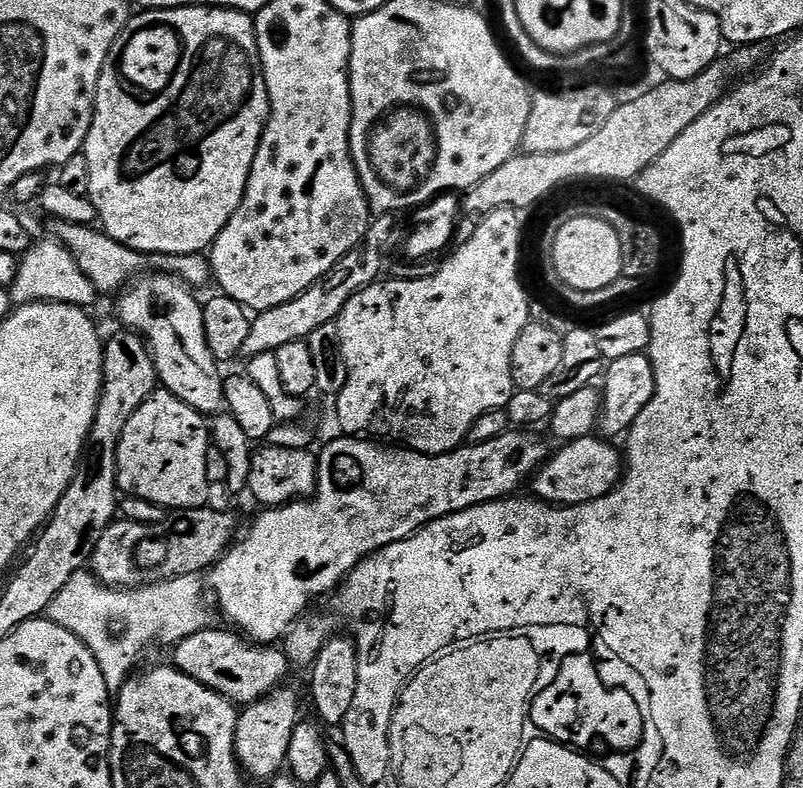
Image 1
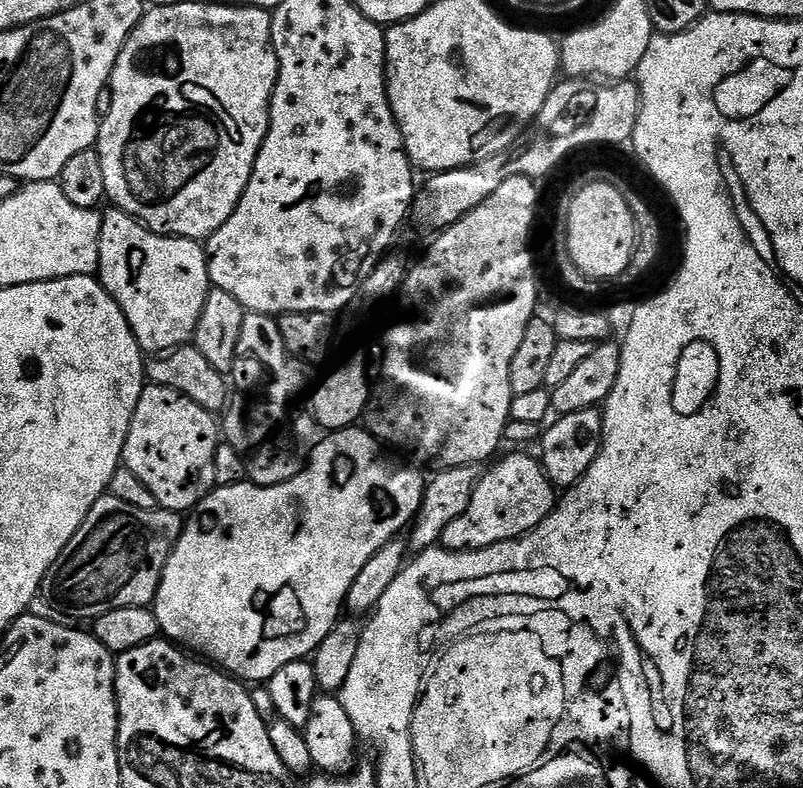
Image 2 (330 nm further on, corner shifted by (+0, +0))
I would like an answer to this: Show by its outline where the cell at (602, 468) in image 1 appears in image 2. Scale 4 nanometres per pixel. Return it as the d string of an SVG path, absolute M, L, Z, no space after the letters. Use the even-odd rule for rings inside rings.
M520 450L513 452L516 453L505 460L497 459L491 465L493 468L481 475L466 514L462 514L462 518L454 518L454 522L446 526L443 547L451 552L470 552L474 548L494 546L498 542L519 540L527 532L535 530L552 513L558 503L558 492L544 473L543 463L535 455L523 456Z

